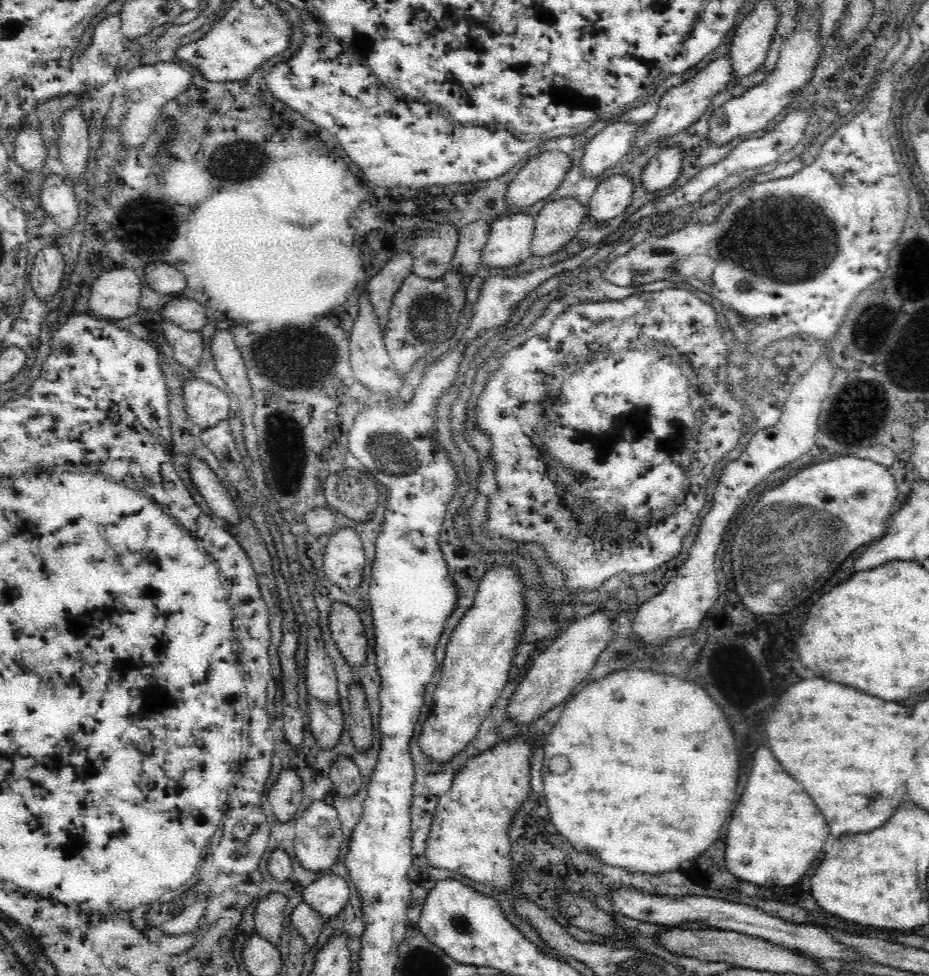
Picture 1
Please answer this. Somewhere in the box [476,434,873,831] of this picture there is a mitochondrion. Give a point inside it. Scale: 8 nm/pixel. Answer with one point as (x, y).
(768, 563)

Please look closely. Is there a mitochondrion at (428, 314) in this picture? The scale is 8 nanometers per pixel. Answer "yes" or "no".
yes

